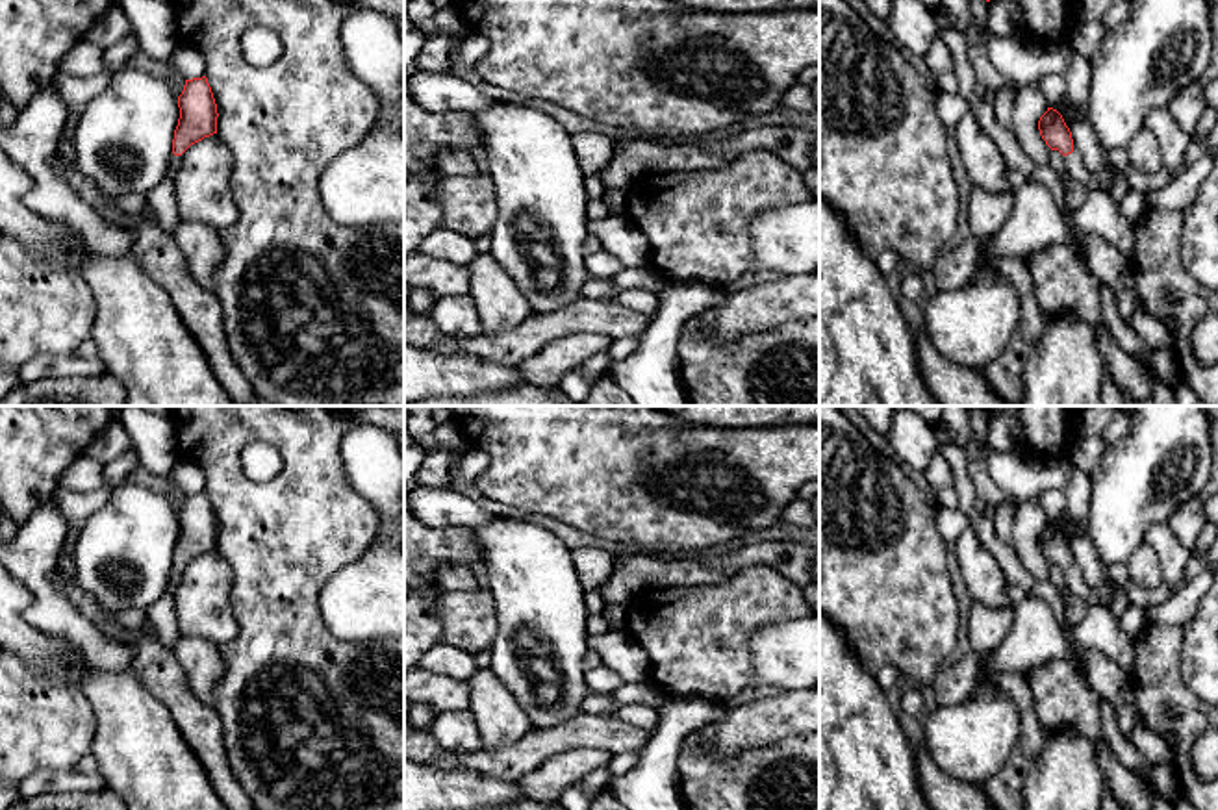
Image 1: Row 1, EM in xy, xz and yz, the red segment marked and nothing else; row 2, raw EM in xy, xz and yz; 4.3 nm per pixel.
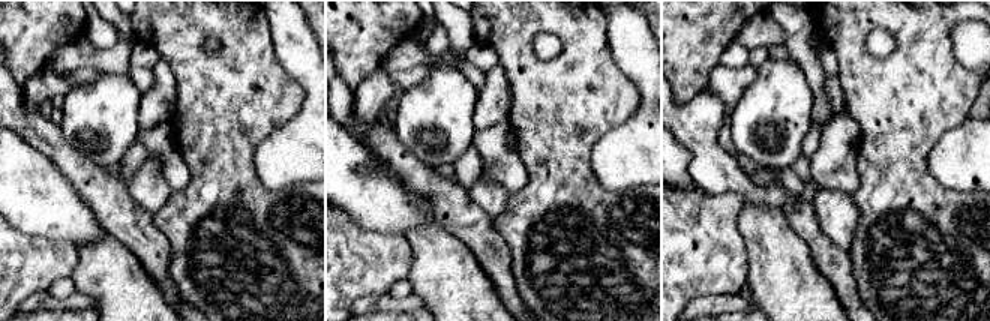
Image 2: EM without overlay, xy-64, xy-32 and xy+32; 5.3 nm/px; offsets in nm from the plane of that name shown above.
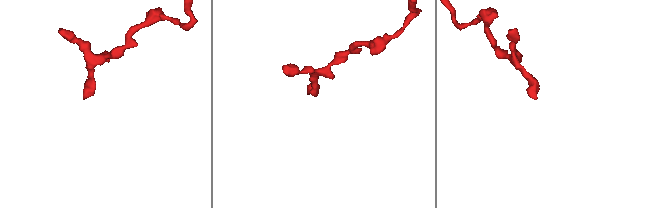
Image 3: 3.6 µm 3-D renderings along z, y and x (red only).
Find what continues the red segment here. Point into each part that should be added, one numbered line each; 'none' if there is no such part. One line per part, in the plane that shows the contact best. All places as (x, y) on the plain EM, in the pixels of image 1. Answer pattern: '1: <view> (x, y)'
1: yz (1074, 577)

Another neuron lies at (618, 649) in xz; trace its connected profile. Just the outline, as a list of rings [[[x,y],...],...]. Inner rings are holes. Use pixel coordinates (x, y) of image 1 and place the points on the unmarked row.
[[[627,630],[588,636],[588,649],[625,682],[649,680],[649,654]]]

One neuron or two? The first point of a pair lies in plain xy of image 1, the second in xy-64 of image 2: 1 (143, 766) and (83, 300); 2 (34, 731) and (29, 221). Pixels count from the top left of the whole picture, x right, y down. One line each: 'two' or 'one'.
1: two
2: two

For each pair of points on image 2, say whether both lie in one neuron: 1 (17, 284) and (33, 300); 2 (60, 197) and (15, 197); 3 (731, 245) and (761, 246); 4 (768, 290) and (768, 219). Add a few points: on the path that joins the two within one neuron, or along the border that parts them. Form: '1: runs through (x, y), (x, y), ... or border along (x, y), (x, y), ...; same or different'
1: border along (47, 290), (30, 293), (18, 305); different
2: runs through (50, 197), (26, 197); same
3: border along (738, 212), (738, 234), (747, 255), (746, 282); different
4: runs through (768, 272), (768, 237); same

